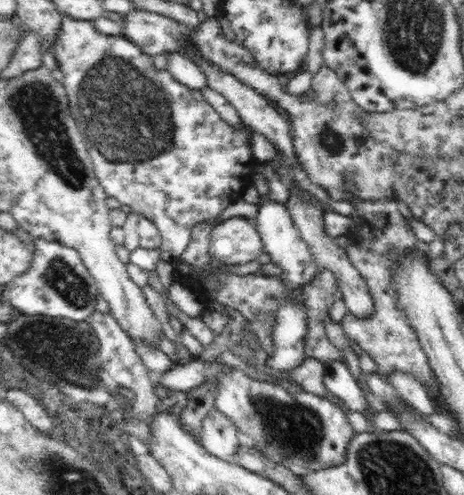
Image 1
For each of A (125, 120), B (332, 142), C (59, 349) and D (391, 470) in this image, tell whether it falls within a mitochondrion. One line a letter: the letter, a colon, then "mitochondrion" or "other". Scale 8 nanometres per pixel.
A: mitochondrion
B: mitochondrion
C: mitochondrion
D: mitochondrion

